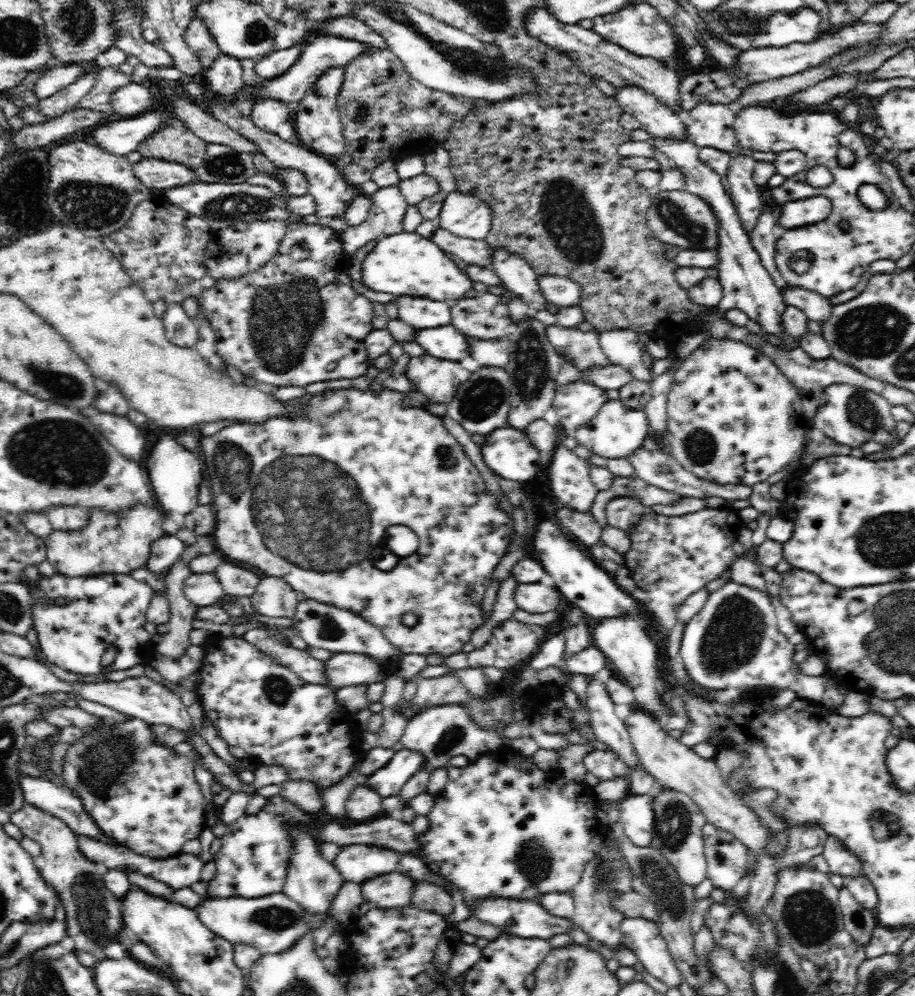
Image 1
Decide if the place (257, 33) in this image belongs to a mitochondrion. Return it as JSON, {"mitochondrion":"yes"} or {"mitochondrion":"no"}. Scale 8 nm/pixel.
{"mitochondrion":"yes"}

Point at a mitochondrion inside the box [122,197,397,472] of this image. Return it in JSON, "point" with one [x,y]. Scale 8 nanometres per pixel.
{"point":[281,336]}

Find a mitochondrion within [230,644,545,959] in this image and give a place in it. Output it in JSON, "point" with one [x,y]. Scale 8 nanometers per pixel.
{"point":[280,916]}

